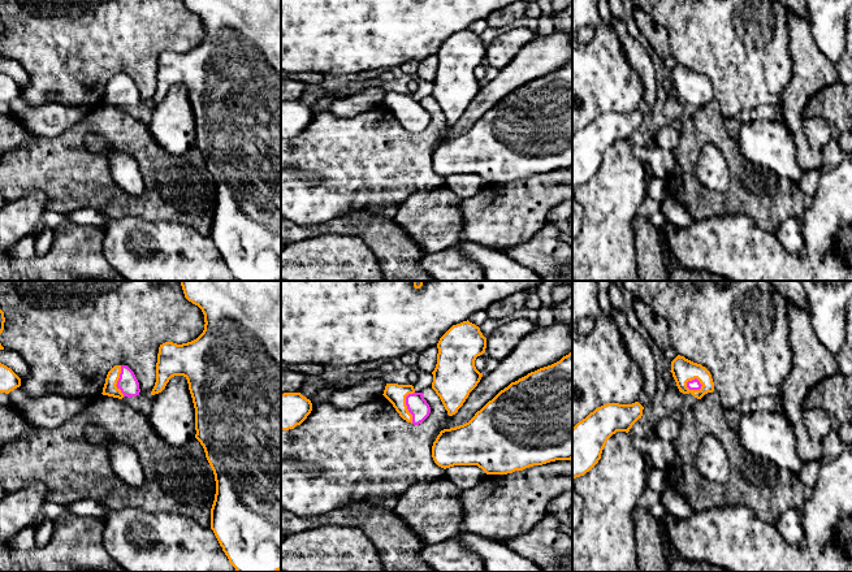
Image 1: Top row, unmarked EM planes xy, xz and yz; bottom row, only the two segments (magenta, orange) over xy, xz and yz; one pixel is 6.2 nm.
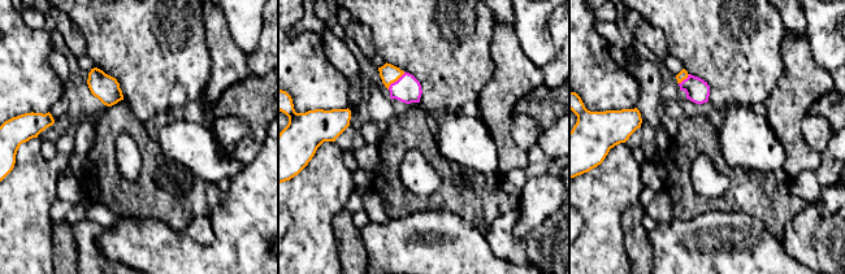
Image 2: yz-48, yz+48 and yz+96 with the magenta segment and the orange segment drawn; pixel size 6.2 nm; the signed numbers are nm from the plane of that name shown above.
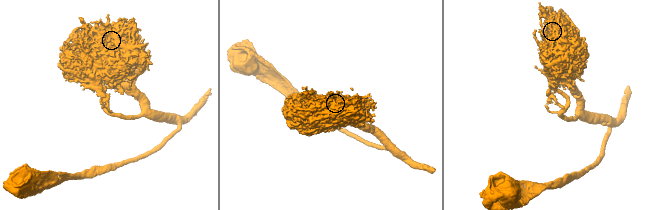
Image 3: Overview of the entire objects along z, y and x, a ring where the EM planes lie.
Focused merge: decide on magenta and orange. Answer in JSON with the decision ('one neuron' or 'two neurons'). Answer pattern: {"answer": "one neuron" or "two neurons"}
{"answer": "one neuron"}

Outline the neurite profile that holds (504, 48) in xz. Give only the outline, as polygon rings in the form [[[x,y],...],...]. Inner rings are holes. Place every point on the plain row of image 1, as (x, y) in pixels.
[[[524,27],[510,29],[497,36],[486,47],[485,60],[497,70],[505,68],[516,53],[537,35],[535,31]]]

